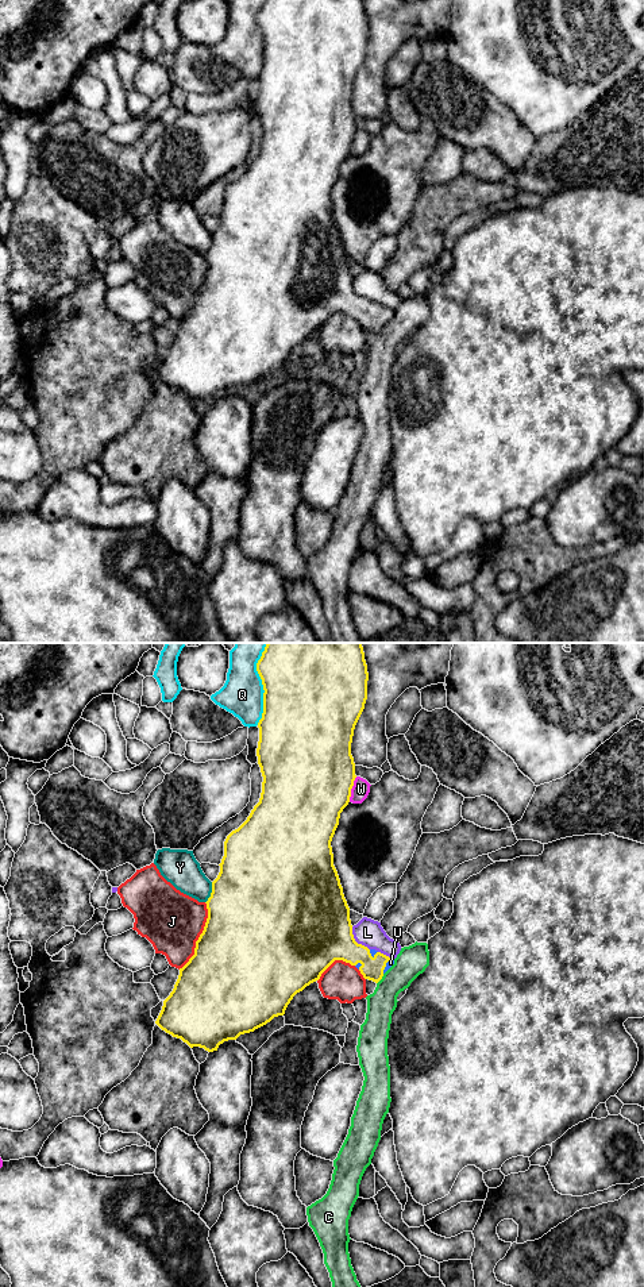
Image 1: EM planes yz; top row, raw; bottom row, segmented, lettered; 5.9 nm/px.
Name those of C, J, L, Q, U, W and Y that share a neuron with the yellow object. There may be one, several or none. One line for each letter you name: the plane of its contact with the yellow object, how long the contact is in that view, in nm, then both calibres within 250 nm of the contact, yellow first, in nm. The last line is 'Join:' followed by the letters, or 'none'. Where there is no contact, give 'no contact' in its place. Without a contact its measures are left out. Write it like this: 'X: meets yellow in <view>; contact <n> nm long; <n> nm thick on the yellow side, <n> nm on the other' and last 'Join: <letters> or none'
U: meets yellow in yz; contact 110 nm long; 140 nm thick on the yellow side, 40 nm on the other
Join: U

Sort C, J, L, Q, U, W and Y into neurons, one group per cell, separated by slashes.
C / J / L / Q / U / W / Y

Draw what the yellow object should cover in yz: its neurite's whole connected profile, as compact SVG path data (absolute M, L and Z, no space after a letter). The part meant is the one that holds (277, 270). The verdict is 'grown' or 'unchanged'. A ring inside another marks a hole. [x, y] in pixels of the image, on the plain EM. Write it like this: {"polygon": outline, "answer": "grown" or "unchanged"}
{"polygon": "M265 0L257 23L265 42L257 100L263 128L261 150L247 172L224 193L220 224L205 254L208 270L204 282L196 293L194 307L180 320L174 340L155 373L190 400L200 398L208 404L284 367L293 348L319 332L335 312L355 317L365 331L375 335L394 316L393 309L355 293L331 199L356 130L351 95L367 51L369 24L363 0Z", "answer": "grown"}

